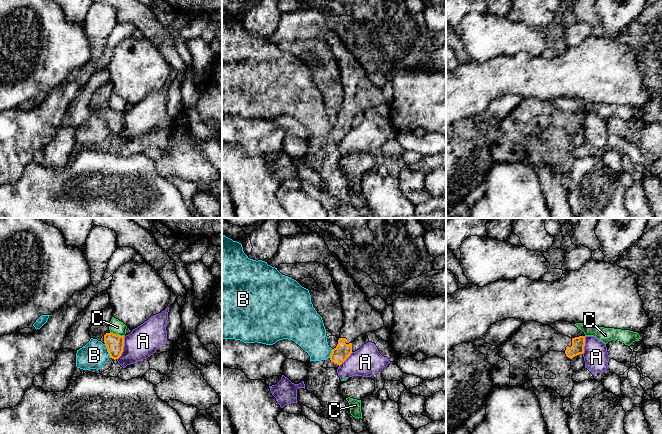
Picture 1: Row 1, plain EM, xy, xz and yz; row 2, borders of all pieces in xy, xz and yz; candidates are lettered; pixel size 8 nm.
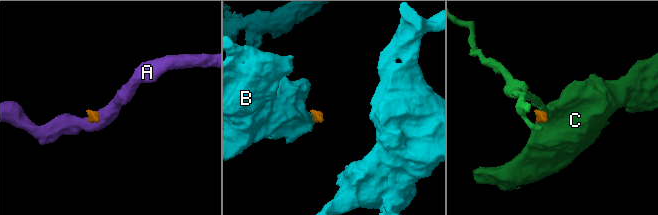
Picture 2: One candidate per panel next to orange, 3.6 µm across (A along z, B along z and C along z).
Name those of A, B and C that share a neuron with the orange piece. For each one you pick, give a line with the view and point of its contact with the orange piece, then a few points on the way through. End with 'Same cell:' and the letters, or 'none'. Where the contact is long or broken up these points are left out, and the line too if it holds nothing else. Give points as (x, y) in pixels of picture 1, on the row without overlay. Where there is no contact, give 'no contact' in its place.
Same cell: none

